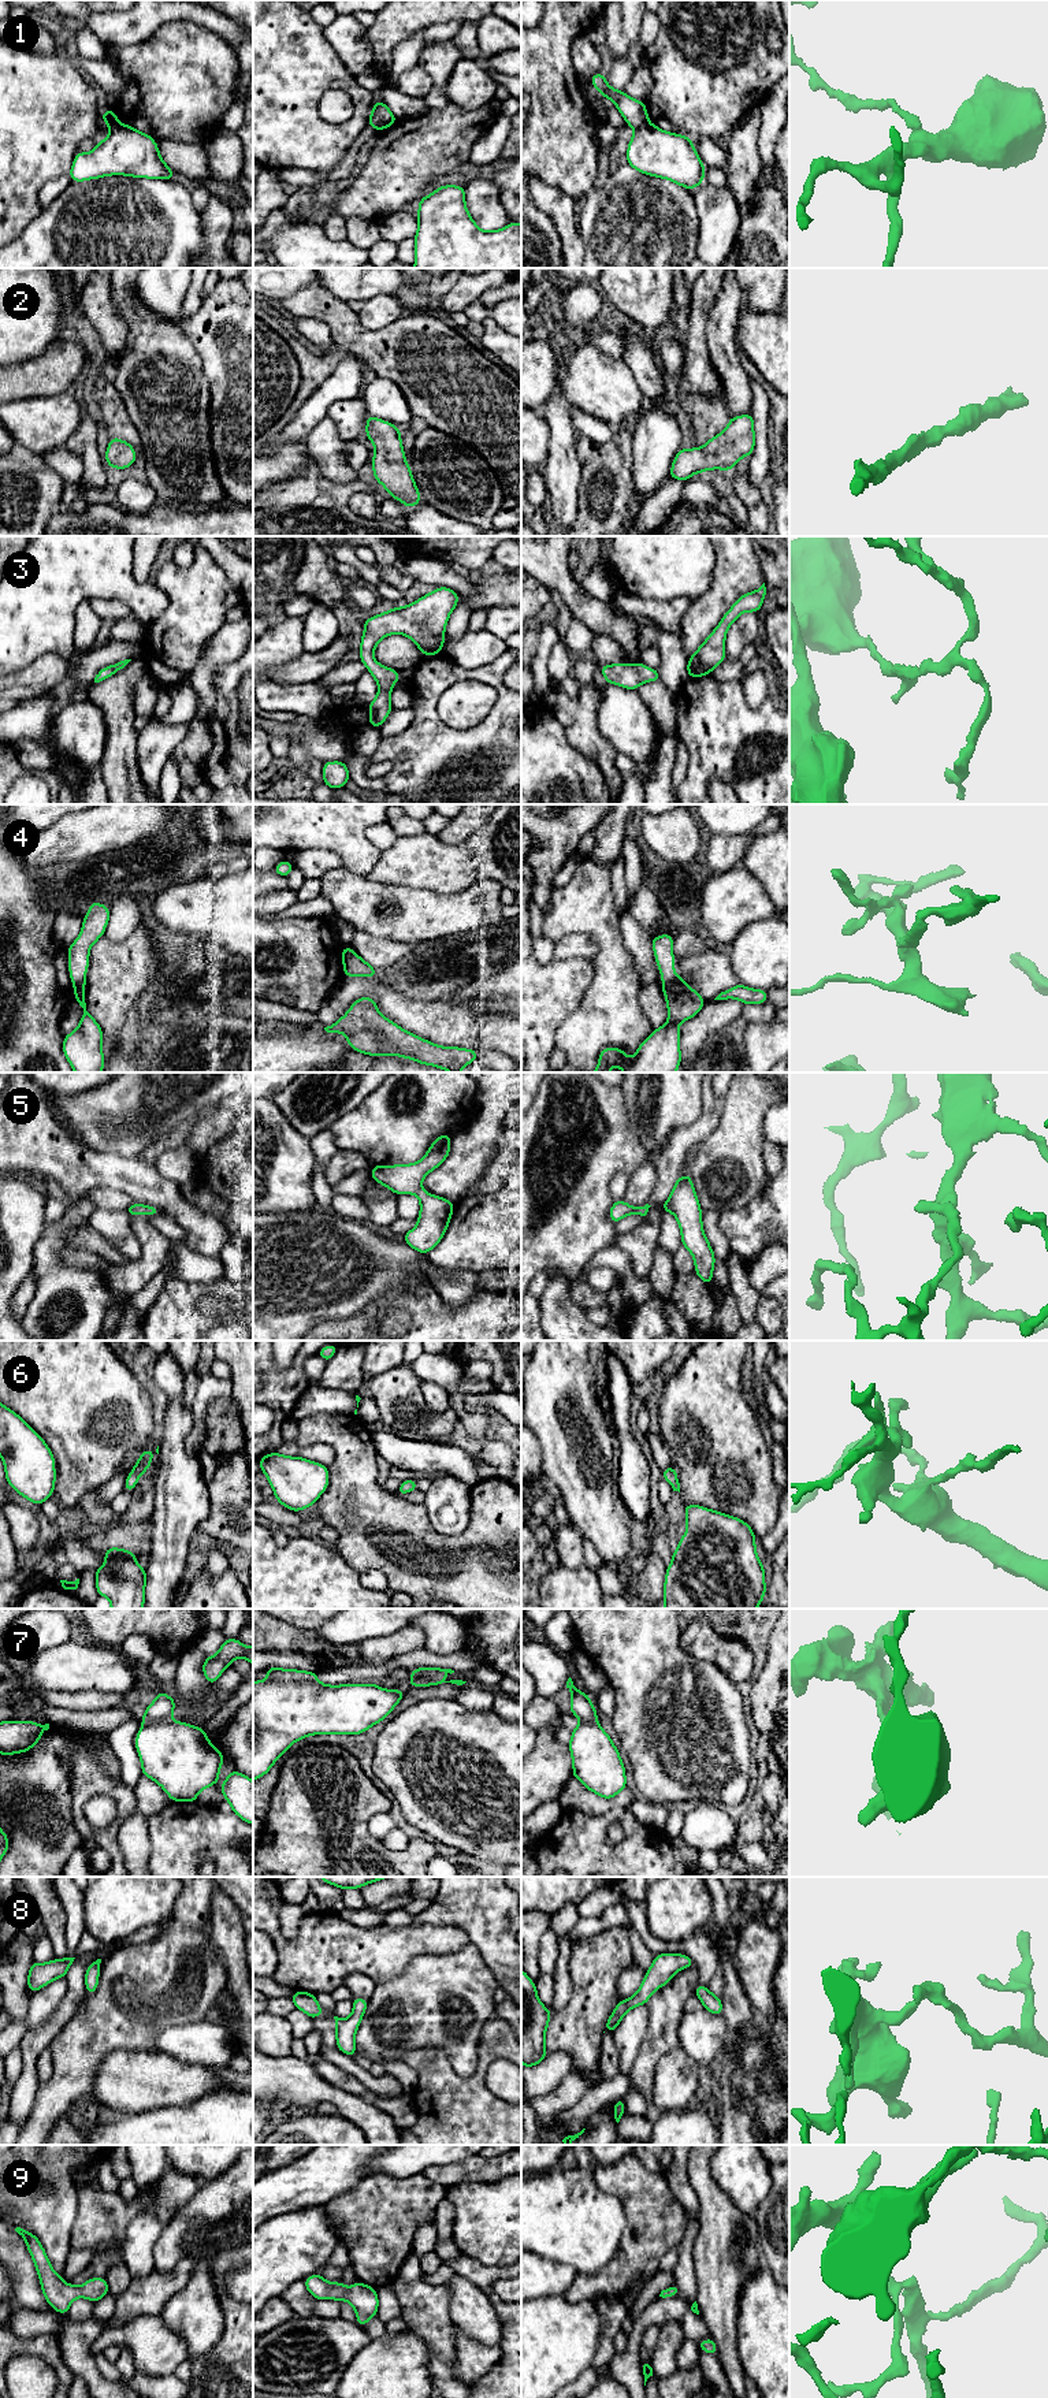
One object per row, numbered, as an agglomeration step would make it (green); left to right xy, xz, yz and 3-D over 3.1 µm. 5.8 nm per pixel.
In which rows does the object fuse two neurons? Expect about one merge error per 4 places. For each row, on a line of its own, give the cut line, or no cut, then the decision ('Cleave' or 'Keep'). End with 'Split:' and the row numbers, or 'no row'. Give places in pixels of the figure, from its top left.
1: Split along yz (649, 122), (635, 129). Cleave
2: No split. Keep
3: No split. Keep
4: Split along yz (683, 980), (662, 989). Cleave
5: No split. Keep
6: No split. Keep
7: Split along xy (166, 1718), (144, 1722). Cleave
8: No split. Keep
9: No split. Keep
Split: 1, 4, 7

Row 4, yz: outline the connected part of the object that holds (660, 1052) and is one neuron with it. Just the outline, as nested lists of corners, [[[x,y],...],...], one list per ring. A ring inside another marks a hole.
[[[683,979],[662,989],[668,1005],[668,1022],[653,1030],[639,1045],[631,1060],[620,1048],[606,1048],[599,1053],[592,1072],[609,1072],[613,1066],[624,1072],[676,1072],[681,1063],[679,1025],[698,1015],[705,1005],[703,997]]]

